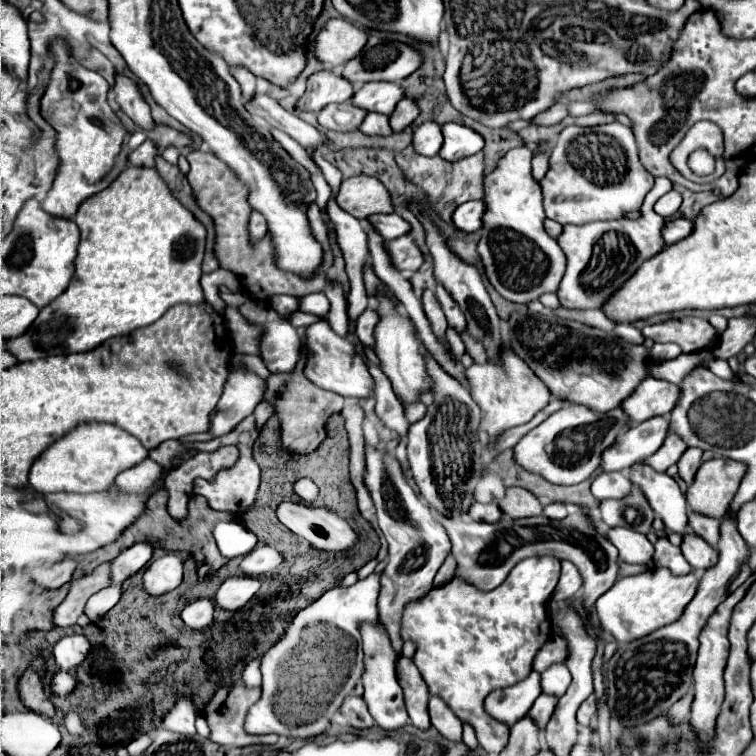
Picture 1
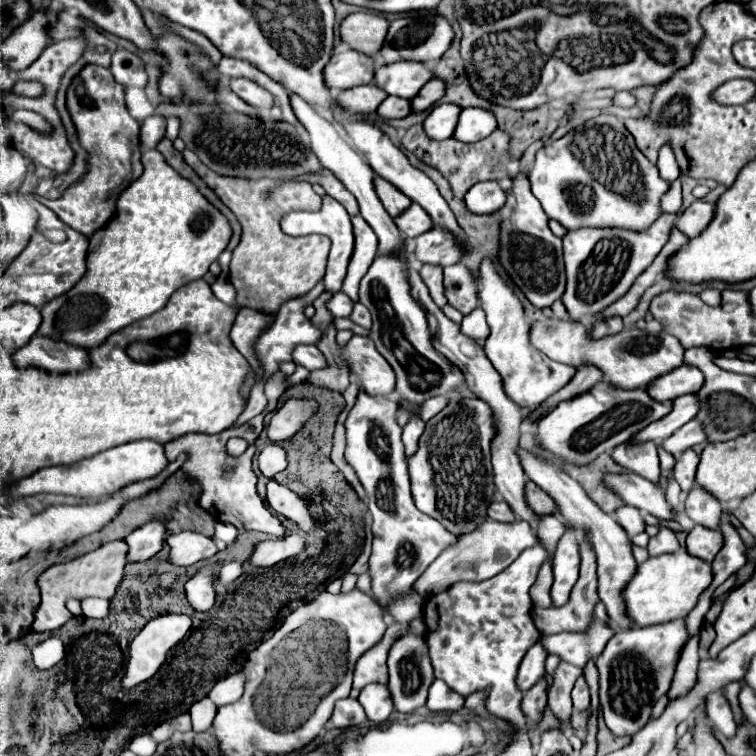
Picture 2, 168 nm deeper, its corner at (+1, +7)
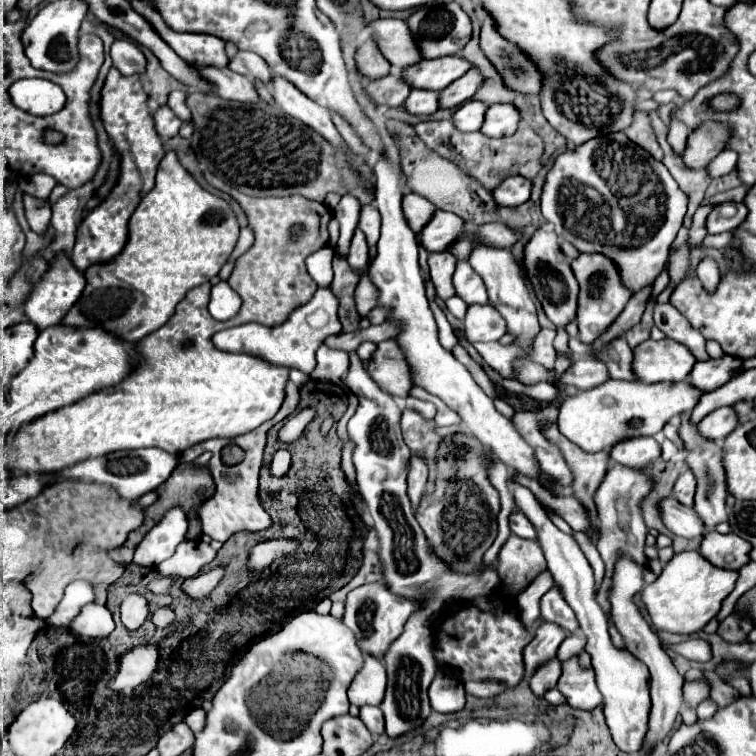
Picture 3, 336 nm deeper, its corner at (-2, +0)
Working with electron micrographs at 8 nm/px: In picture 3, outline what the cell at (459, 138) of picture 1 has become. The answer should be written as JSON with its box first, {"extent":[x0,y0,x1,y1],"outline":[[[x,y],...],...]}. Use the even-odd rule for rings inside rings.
{"extent":[481,104,521,138],"outline":[[[491,104],[481,130],[489,138],[503,138],[515,134],[519,122],[521,122],[521,114],[513,104]]]}

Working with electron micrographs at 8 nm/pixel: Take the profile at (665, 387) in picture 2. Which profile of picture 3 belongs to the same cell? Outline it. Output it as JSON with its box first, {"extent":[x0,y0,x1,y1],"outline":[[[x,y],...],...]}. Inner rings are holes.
{"extent":[689,354,743,392],"outline":[[[725,354],[721,358],[709,358],[705,362],[697,362],[693,372],[689,374],[689,380],[695,382],[695,386],[699,386],[703,392],[711,392],[729,382],[733,374],[741,368],[743,368],[741,358]]]}

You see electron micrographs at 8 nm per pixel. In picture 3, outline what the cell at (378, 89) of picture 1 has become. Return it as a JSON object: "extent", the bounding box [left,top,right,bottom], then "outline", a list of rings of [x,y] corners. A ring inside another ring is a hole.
{"extent":[403,56,471,90],"outline":[[[443,56],[435,60],[423,60],[403,72],[403,78],[411,82],[411,86],[423,86],[423,90],[443,90],[453,80],[461,78],[467,70],[471,70],[471,62],[463,56]]]}

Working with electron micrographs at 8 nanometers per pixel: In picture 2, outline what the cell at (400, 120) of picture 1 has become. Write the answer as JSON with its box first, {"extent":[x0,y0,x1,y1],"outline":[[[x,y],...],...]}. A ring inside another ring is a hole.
{"extent":[410,79,444,113],"outline":[[[432,79],[432,81],[428,81],[428,83],[418,91],[416,97],[410,99],[410,107],[412,107],[414,113],[426,111],[426,109],[430,109],[442,95],[444,95],[444,83],[440,83],[440,79]]]}

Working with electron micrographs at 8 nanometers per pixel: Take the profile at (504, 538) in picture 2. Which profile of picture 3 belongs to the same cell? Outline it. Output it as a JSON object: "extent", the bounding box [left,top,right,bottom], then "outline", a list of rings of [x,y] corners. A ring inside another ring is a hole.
{"extent":[343,582,417,658],"outline":[[[373,582],[373,584],[365,584],[365,586],[359,586],[353,592],[349,592],[347,602],[345,602],[343,624],[349,630],[353,630],[361,652],[371,654],[375,658],[383,658],[387,654],[389,646],[403,634],[403,626],[405,626],[409,614],[413,614],[413,610],[417,610],[415,602],[391,594],[391,590],[387,588],[385,582]]]}

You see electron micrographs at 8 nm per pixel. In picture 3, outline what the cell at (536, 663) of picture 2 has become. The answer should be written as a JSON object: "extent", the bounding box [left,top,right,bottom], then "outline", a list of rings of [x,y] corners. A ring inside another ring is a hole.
{"extent":[523,622,567,674],"outline":[[[555,622],[539,624],[535,628],[535,638],[529,642],[529,646],[523,652],[527,674],[533,674],[539,664],[547,662],[547,658],[553,658],[557,654],[559,644],[565,638],[567,638],[567,632],[559,624]]]}

